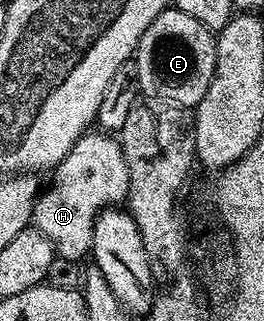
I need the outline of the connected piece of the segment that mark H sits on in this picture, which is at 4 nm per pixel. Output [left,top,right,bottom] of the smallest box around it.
[31,129,131,260]

